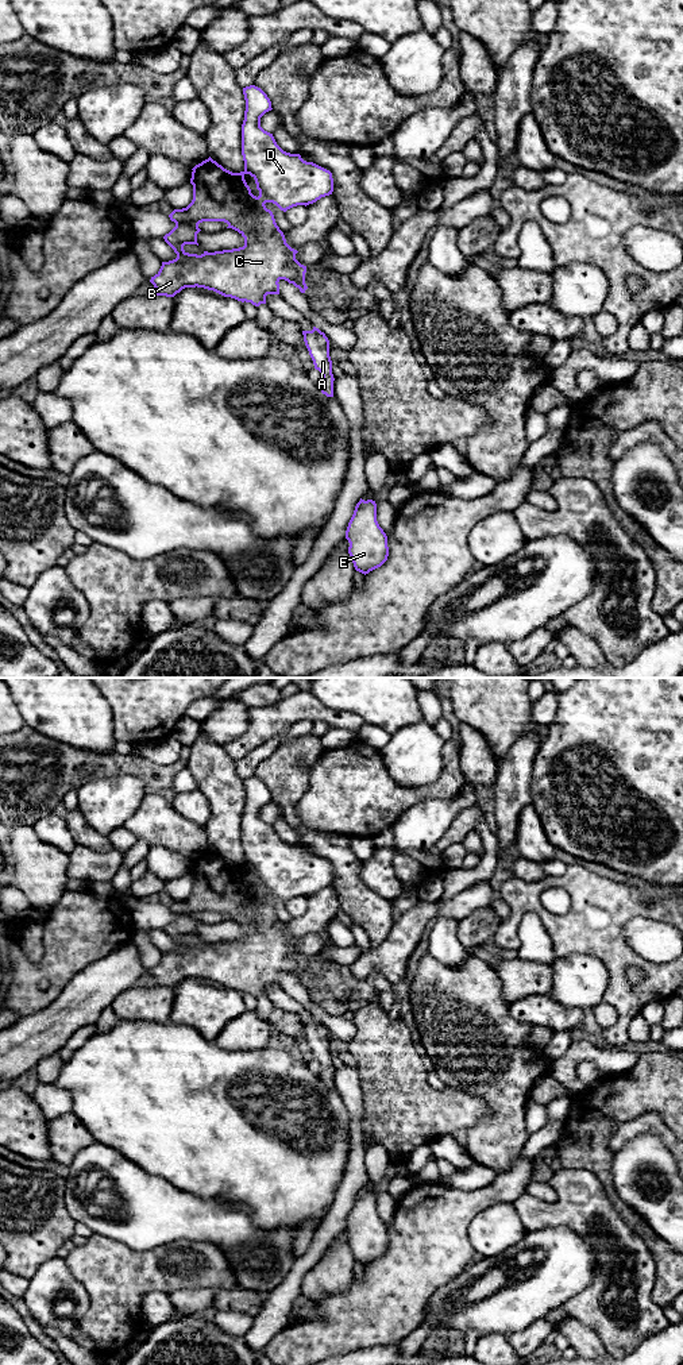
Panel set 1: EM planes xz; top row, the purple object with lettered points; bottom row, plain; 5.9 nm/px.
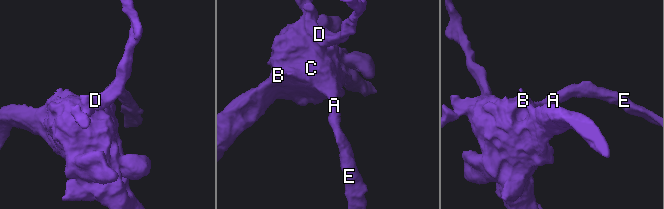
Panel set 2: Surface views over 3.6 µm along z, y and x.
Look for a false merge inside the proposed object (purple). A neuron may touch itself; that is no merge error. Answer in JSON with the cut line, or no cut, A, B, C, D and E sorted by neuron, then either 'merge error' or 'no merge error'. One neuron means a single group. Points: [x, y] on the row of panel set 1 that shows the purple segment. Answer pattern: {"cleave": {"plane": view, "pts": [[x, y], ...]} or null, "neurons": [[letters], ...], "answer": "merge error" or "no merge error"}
{"cleave": null, "neurons": [["A", "B", "C", "D", "E"]], "answer": "no merge error"}

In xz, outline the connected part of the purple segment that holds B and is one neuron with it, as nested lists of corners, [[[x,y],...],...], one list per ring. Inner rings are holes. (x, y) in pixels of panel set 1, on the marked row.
[[[258,86],[243,88],[246,100],[244,120],[242,124],[242,155],[244,170],[232,173],[213,161],[211,157],[196,165],[192,170],[193,200],[182,209],[174,209],[169,217],[175,227],[163,236],[165,242],[174,250],[177,258],[162,262],[159,271],[150,282],[155,288],[155,296],[174,297],[185,288],[204,288],[224,297],[255,306],[266,304],[267,294],[279,294],[279,281],[285,279],[305,293],[306,266],[296,259],[297,250],[292,248],[283,232],[275,223],[274,215],[266,208],[266,203],[275,204],[281,211],[297,205],[309,205],[329,196],[333,192],[332,173],[313,162],[306,162],[300,154],[283,151],[275,142],[273,134],[261,127],[261,117],[271,111],[271,101]],[[250,174],[256,184],[259,196],[251,193],[244,176]],[[202,221],[224,221],[227,228],[238,231],[244,238],[244,246],[201,255],[189,254],[185,244],[197,244],[198,224]]]

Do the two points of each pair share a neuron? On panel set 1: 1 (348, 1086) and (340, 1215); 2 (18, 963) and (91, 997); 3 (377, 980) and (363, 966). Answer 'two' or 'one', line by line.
1: one
2: two
3: two

